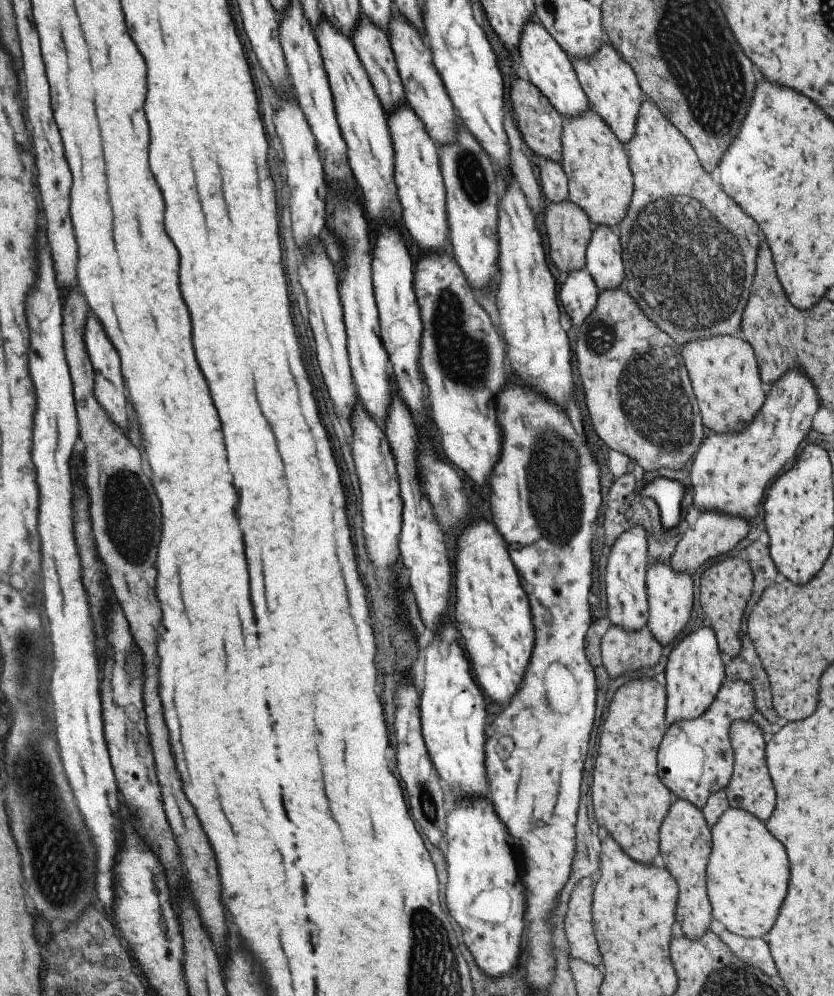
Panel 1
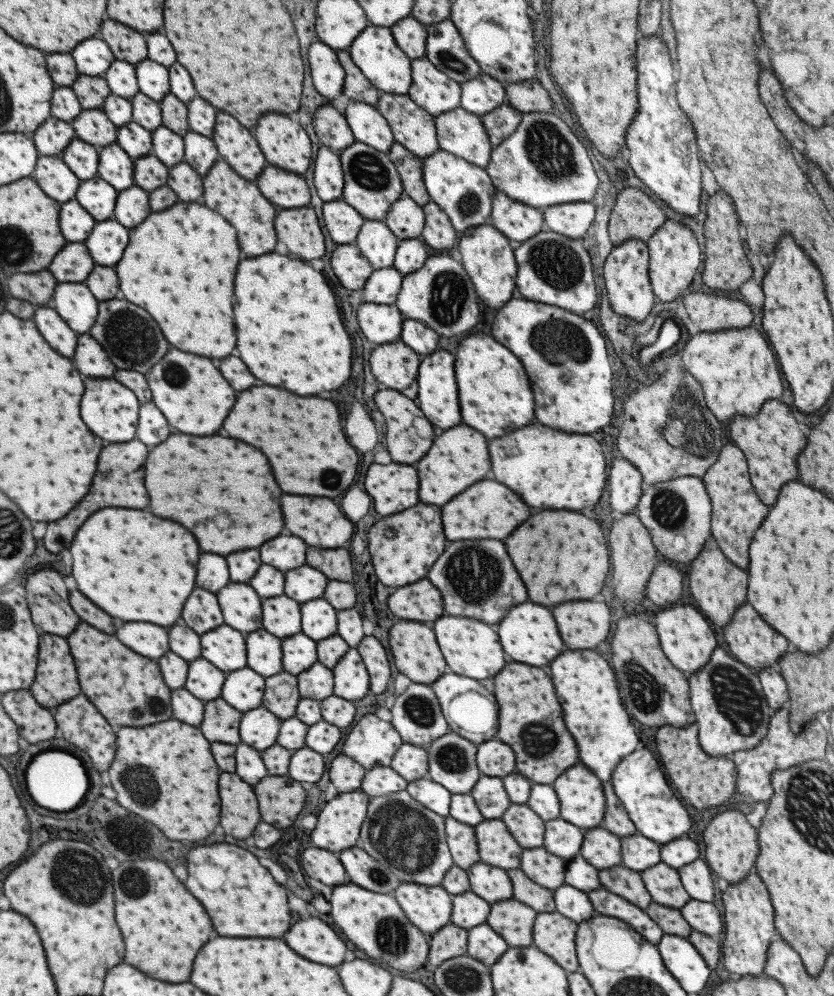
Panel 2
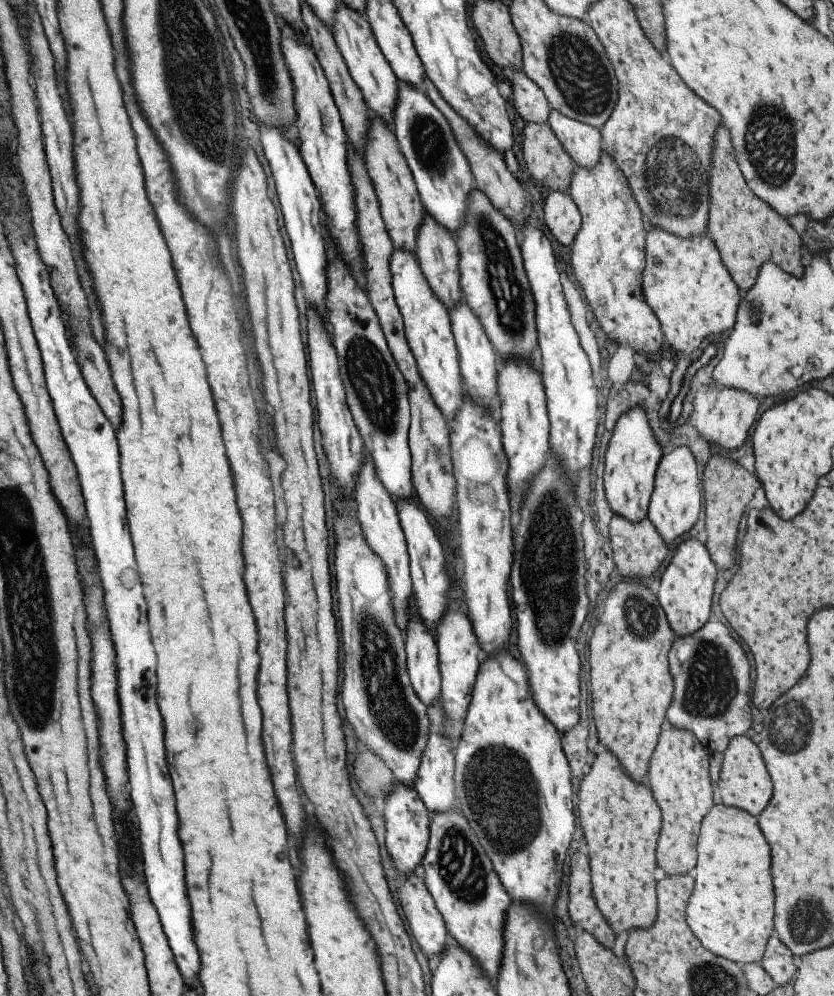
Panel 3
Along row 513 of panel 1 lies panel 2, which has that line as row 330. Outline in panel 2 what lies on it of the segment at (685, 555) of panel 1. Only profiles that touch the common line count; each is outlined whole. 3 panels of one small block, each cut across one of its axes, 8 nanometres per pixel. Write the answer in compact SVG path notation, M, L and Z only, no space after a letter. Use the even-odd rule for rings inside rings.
M690 292L684 295L682 304L689 320L699 331L717 331L752 325L750 305L725 296Z

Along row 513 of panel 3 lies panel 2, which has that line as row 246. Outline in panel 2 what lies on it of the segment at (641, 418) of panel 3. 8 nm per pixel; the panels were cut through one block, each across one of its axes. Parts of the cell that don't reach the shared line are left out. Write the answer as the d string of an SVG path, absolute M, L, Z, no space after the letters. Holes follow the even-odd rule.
M631 238L612 246L609 254L604 258L602 276L609 306L614 313L628 316L637 322L649 314L655 298L648 277L648 248L645 241Z

